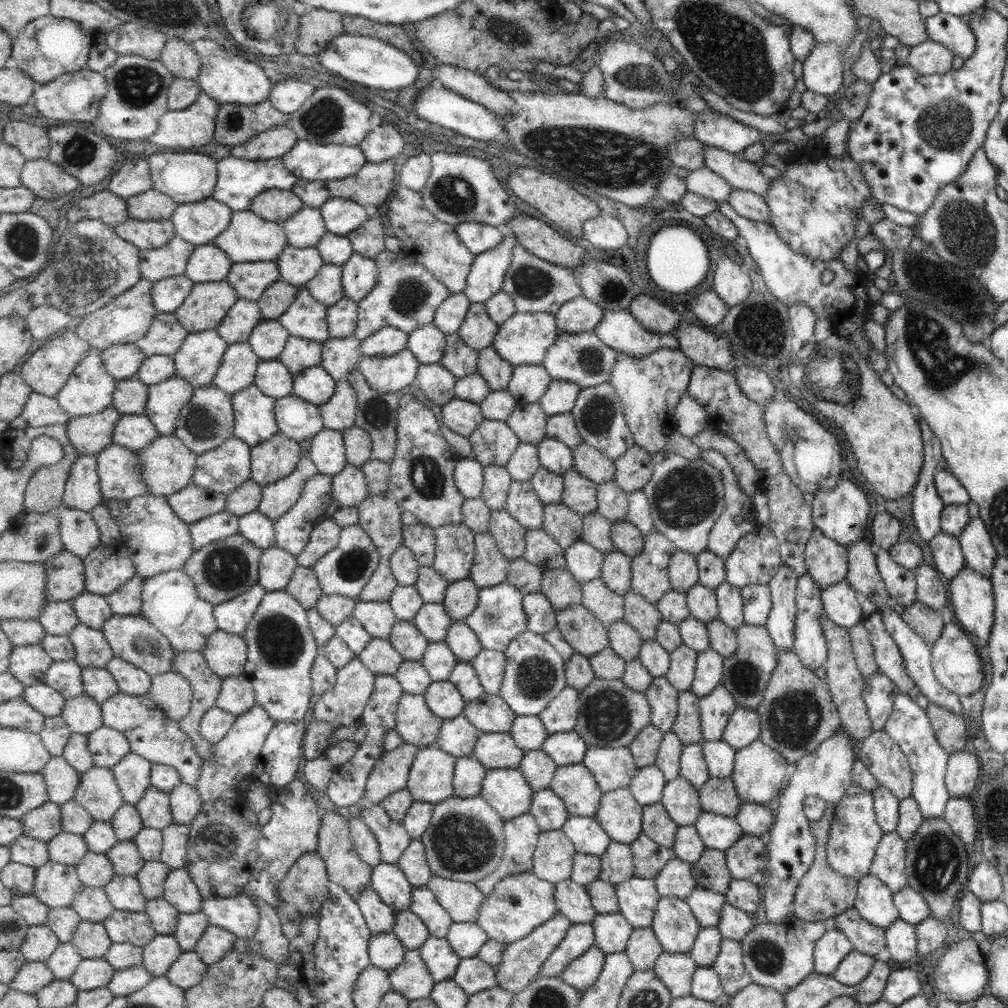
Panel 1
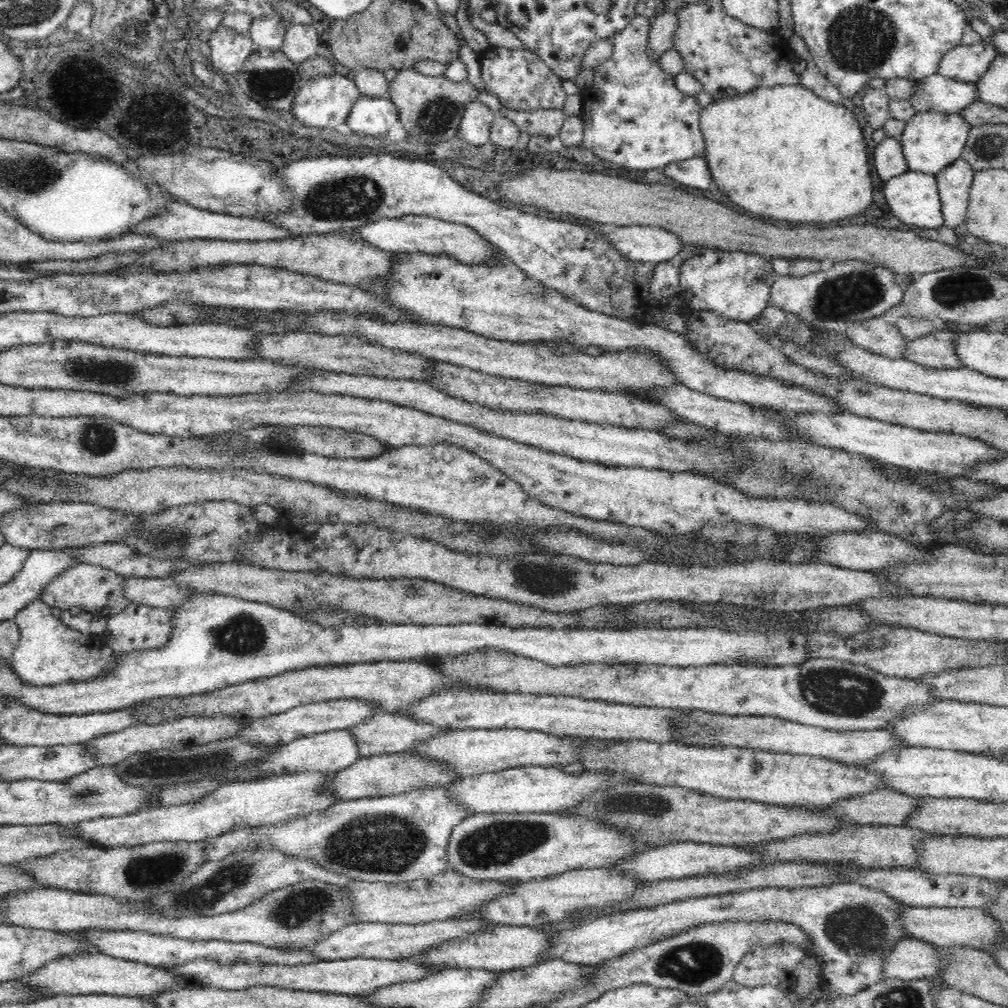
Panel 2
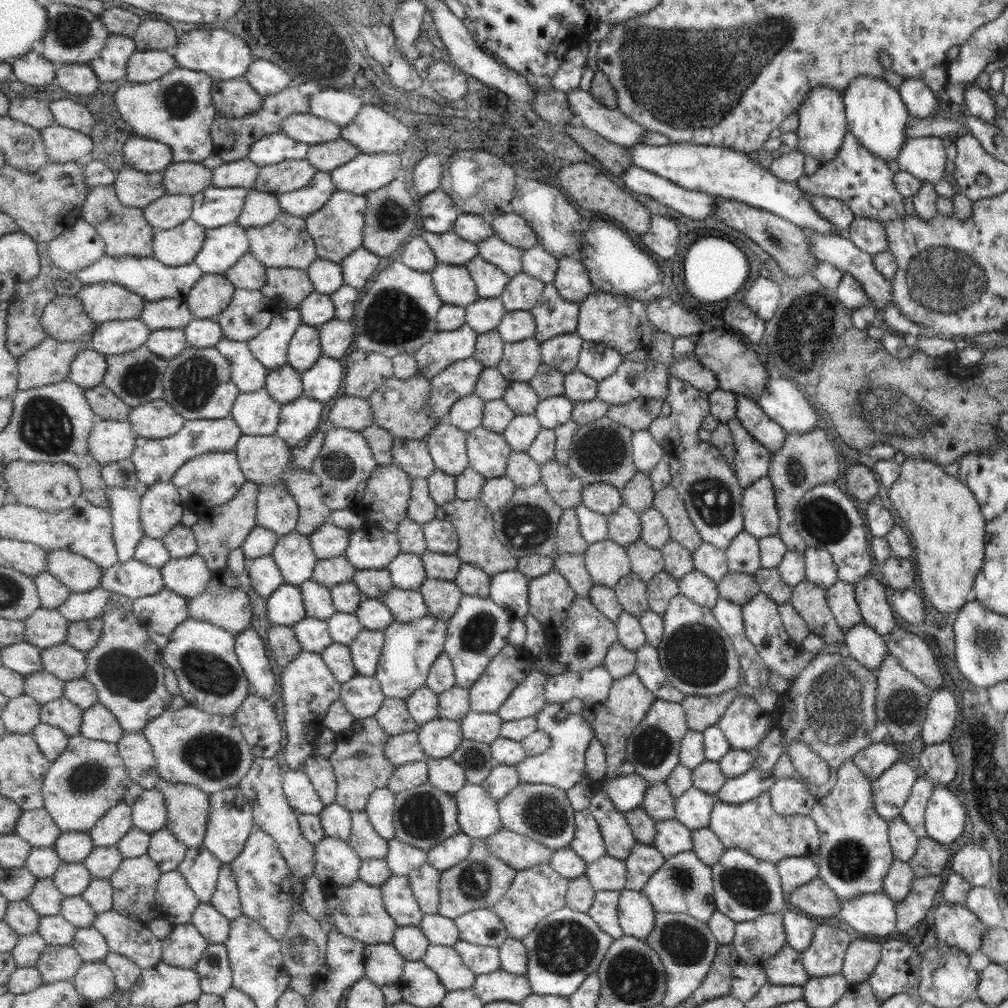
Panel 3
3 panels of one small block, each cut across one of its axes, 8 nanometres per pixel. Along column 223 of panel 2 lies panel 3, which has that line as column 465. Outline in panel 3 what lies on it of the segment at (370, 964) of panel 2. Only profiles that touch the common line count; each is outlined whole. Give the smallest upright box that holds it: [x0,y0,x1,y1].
[422,945,477,991]

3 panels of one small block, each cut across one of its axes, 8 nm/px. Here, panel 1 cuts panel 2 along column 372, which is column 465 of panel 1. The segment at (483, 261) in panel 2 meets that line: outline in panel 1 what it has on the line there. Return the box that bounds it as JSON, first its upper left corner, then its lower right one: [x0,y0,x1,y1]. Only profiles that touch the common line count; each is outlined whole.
[456,221,507,255]

